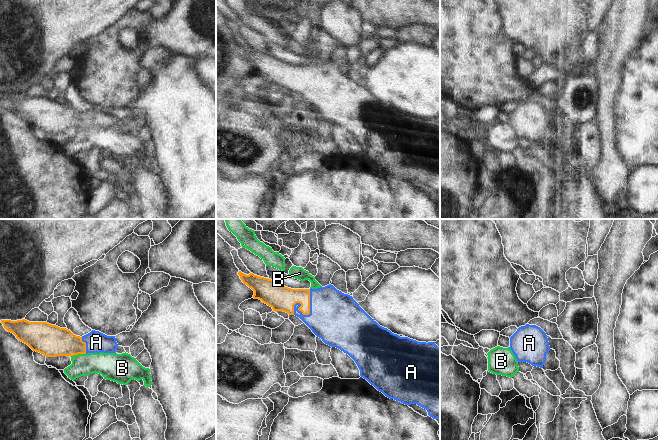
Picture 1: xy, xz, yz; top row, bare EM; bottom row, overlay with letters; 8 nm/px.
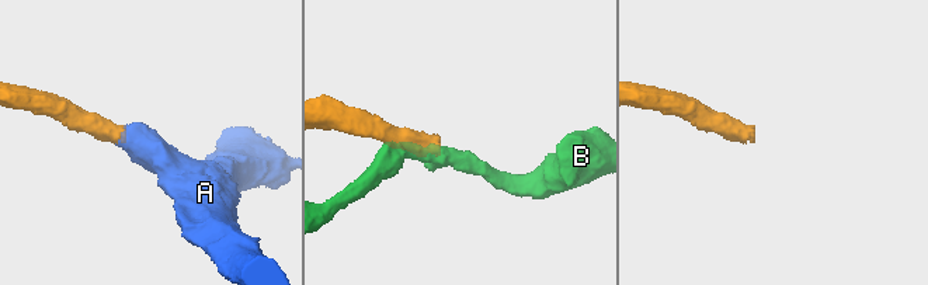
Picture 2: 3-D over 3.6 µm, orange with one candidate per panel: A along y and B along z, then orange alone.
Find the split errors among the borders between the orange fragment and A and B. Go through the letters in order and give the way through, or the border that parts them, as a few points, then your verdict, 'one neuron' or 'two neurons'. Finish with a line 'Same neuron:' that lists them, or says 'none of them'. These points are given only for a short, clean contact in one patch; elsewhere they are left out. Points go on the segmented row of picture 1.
A: way xz (280, 298), (298, 302), (305, 314), (335, 317); one neuron
B: border xy (85, 353), (70, 356); two neurons
Same neuron: A

